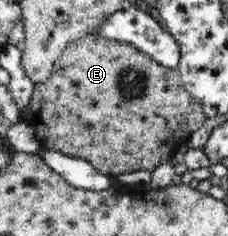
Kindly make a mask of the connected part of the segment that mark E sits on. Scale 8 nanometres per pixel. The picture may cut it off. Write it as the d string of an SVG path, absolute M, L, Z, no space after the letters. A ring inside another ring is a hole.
M90 32L85 37L72 42L63 51L60 58L56 60L50 76L44 82L35 83L29 107L30 112L28 112L24 122L33 128L36 138L42 144L43 148L61 152L66 156L87 160L100 172L109 175L113 179L116 179L120 174L128 174L128 172L136 172L137 170L148 170L148 172L152 172L156 166L166 163L171 155L178 152L179 149L183 149L192 132L198 130L207 119L201 105L192 98L192 95L183 86L178 68L169 69L162 66L158 62L151 60L145 53L135 49L134 46L124 45L122 42L107 41L106 38L96 35L95 32Z

